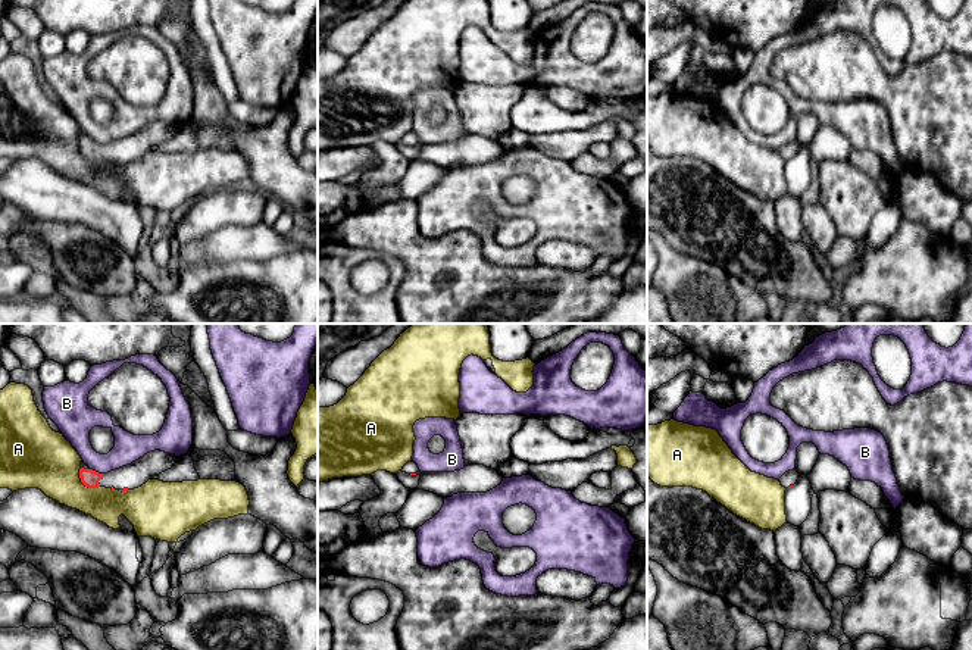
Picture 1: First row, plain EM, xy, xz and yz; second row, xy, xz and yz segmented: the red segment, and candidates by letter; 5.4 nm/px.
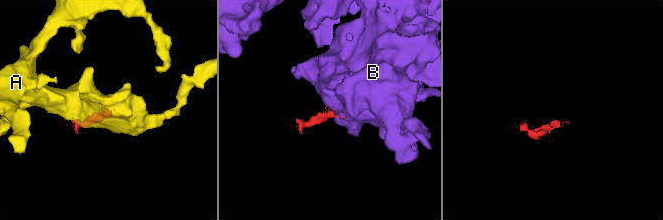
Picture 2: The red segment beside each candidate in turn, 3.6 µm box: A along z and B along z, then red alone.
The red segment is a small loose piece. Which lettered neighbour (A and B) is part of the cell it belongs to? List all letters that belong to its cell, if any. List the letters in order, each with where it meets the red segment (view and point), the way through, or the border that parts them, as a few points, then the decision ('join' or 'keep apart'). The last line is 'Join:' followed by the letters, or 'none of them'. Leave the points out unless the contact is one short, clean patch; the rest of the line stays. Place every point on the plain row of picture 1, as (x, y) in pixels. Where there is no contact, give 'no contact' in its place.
A: meets red in xy at (83, 153); border along xy (80, 138), (80, 150), (86, 156), (97, 159); keep apart
B: meets red in xy at (94, 141); border along xy (90, 138), (102, 144); keep apart
Join: none of them

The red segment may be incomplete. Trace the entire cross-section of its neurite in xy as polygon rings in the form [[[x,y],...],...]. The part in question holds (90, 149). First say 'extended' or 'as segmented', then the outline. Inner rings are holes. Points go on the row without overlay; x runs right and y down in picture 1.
extended | [[[154,121],[132,132],[131,135],[122,137],[107,144],[99,144],[93,141],[84,134],[84,131],[81,131],[79,149],[81,153],[88,159],[106,157],[126,163],[141,157],[149,150],[171,140],[176,131],[178,126],[175,125]]]

